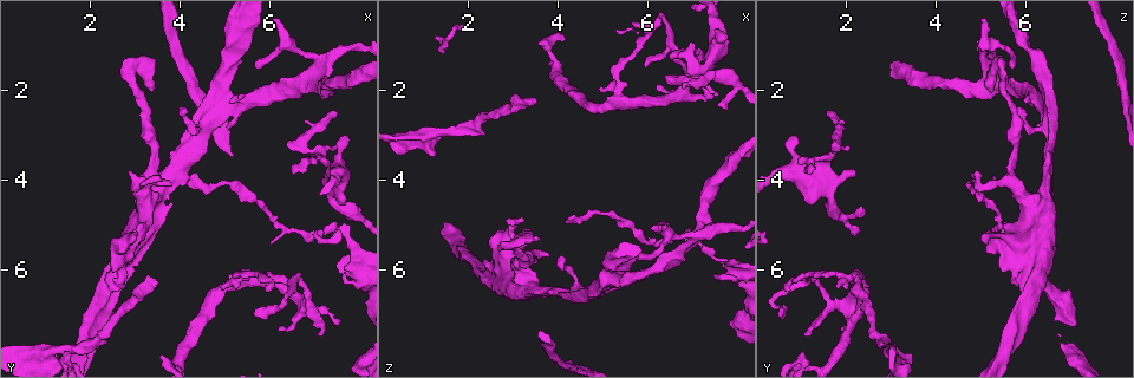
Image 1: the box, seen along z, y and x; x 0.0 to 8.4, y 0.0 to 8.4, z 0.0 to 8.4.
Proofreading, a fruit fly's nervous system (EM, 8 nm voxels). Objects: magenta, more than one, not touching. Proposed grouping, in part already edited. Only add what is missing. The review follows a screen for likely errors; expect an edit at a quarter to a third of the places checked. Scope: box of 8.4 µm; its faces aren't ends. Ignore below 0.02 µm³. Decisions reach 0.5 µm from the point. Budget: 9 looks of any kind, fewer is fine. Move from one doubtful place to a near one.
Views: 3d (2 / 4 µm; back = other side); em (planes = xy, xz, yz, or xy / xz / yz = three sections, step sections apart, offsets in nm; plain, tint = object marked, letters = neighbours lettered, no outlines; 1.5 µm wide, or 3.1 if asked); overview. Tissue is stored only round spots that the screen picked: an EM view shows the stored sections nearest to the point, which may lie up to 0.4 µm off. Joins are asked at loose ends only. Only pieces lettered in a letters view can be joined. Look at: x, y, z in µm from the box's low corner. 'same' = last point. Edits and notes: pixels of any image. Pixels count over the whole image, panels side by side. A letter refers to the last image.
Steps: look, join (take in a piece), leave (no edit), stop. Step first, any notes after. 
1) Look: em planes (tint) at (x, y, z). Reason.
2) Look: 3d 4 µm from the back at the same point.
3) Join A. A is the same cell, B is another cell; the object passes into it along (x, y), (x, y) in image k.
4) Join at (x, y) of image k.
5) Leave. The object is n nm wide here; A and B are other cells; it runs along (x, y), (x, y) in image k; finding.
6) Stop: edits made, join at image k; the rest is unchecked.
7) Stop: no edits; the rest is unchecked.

Look: 3d 2 µm at (4.35, 3.85, 4.70). End of a long branch.

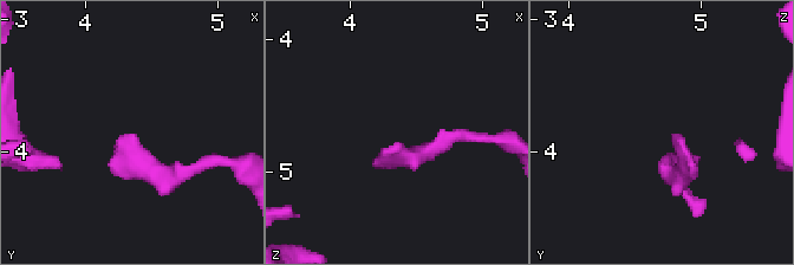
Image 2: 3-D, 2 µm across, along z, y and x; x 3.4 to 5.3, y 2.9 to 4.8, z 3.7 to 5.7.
Look: em yz step 8 (letters) at (4.34, 3.86, 4.78).

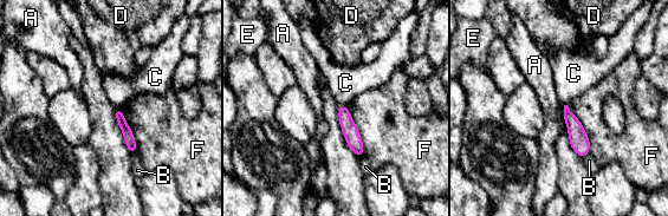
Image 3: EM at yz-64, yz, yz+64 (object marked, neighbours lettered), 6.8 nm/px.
Leave. A, B, C, D, E and F are other cells; it runs along (341, 108), (360, 154) in image 3; none of them fits.

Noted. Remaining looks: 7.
Look: em planes (letters) at (3.60, 6.25, 2.30). An open end.

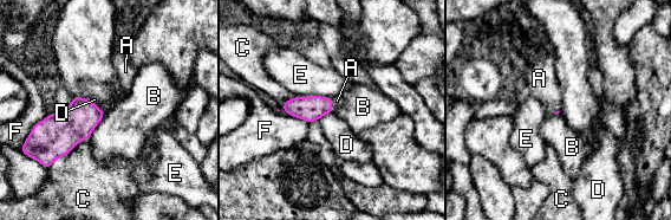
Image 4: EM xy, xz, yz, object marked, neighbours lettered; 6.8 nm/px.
Join A. A is the same cell, B, C, D, E and F are other cells; the object passes into it along (312, 108), (331, 103), (337, 101) in image 4; it goes on there.

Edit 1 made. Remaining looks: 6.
Look: 3d 2 µm at (7.45, 3.85, 2.10). Branch stops here.

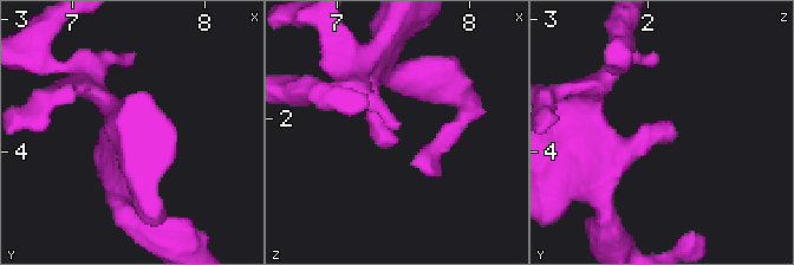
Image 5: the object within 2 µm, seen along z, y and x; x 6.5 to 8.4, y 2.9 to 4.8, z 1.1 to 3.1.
Look: em planes (letters) at (7.48, 3.80, 2.14).

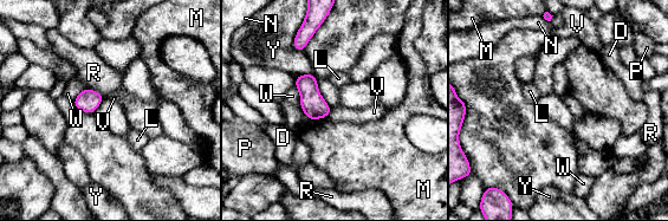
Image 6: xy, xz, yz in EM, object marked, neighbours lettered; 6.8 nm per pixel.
Leave. The object is 160 nm wide here; D, L, M, N, P, R, V, W and Y are other cells; a border runs along (85, 86), (104, 96) in image 6; none of them fits.

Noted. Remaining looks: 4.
Look: overview.

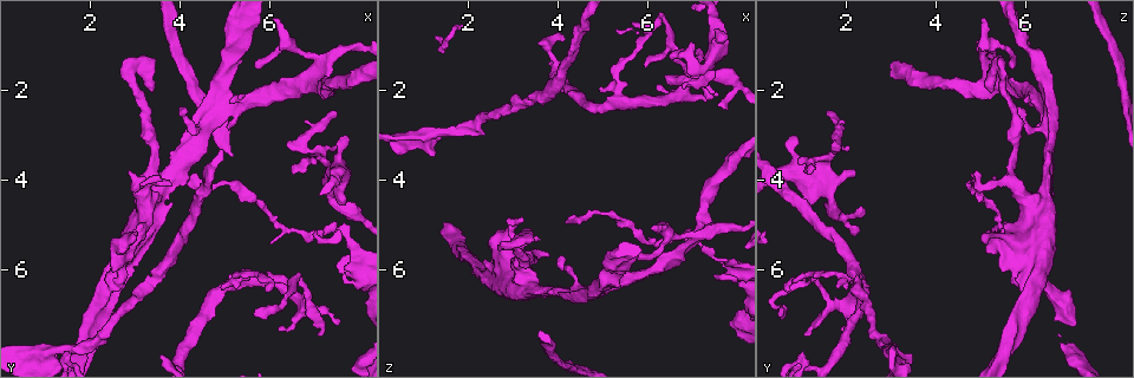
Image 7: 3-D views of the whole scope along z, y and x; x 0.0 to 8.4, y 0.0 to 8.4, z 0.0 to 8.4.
Look: em xz step 4 (tint) at (7.05, 7.50, 1.10). An open end.

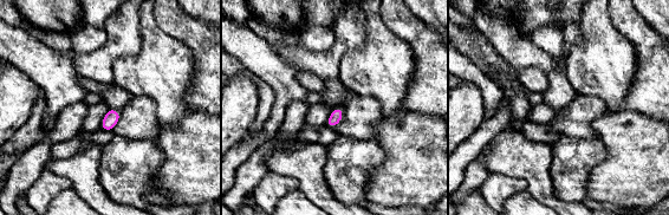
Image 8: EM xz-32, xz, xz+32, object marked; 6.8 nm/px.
Look: em xz step 4 (letters) at the same point. What lies round it.

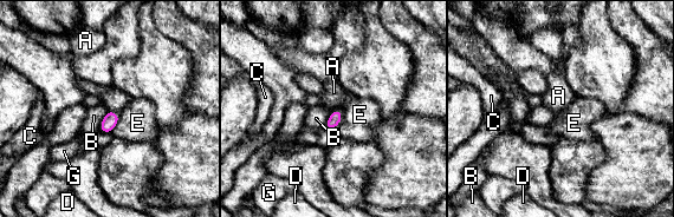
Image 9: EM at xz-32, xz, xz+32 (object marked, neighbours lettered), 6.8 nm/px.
Leave. The longest contact is with E, 160 nm; A, B, C, D, E and G are other cells; a border runs along (342, 110), (342, 119), (331, 130) in image 9; none of them fits.

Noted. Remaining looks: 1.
Stop: edits made, join at image 4; the rest is unchecked.

